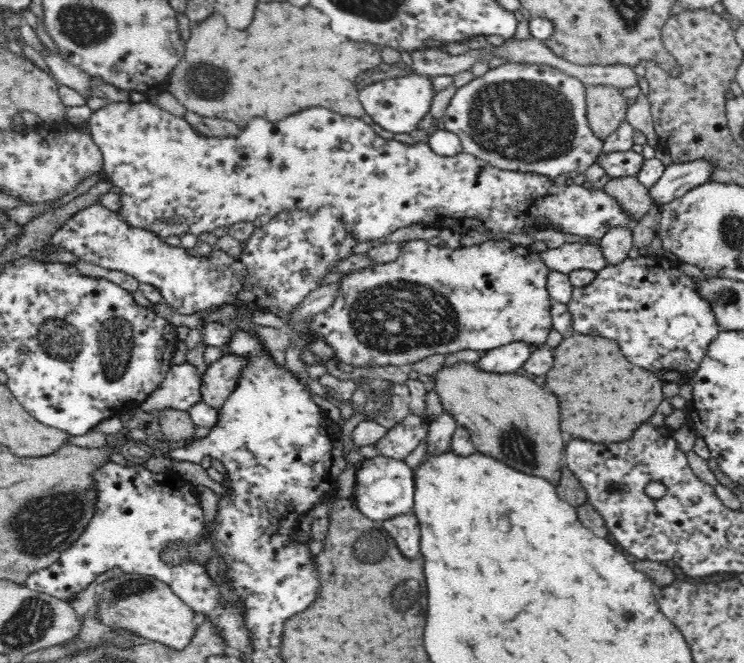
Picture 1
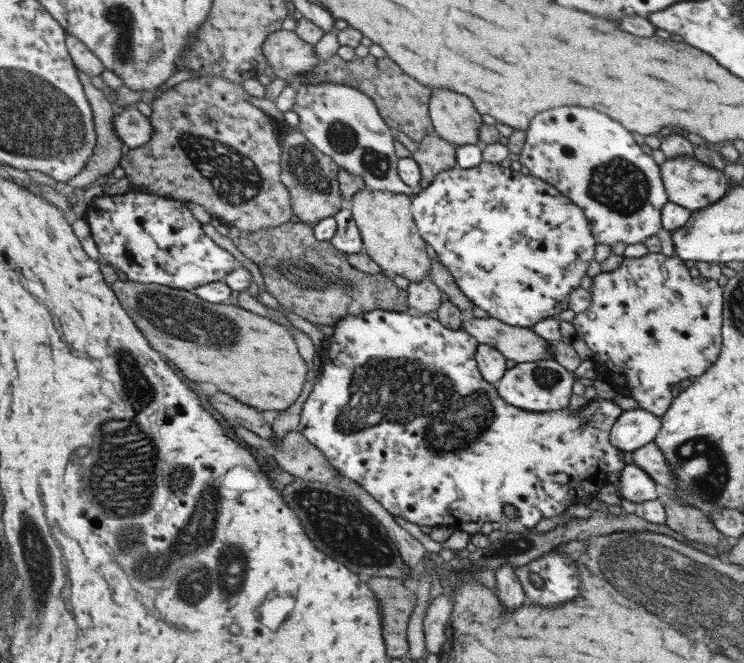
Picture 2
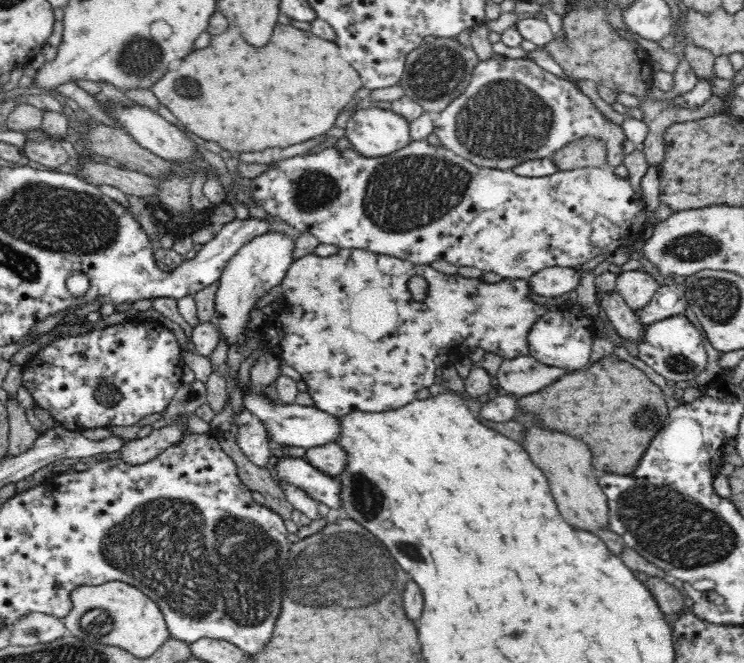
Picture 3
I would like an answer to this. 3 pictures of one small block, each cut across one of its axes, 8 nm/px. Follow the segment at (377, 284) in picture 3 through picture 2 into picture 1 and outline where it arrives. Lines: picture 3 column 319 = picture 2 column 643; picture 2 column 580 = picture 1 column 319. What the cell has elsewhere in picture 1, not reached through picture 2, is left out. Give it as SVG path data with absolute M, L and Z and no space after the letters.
M418 238L406 239L400 249L400 254L396 260L388 263L374 263L369 267L360 270L344 273L342 278L337 282L338 298L334 300L332 306L328 306L326 311L316 314L311 320L308 331L315 339L323 340L328 343L334 351L334 357L340 359L342 363L352 365L352 367L364 367L372 369L373 367L390 367L396 366L408 369L410 365L417 361L423 360L432 354L450 354L458 350L476 350L485 352L506 346L512 342L525 342L532 344L536 349L545 346L546 338L553 329L551 318L551 309L553 301L550 293L546 289L546 276L549 268L544 264L538 252L532 252L529 248L513 244L505 240L484 241L482 244L470 247L460 246L457 249L450 247L441 248L438 245L428 245L426 241Z

